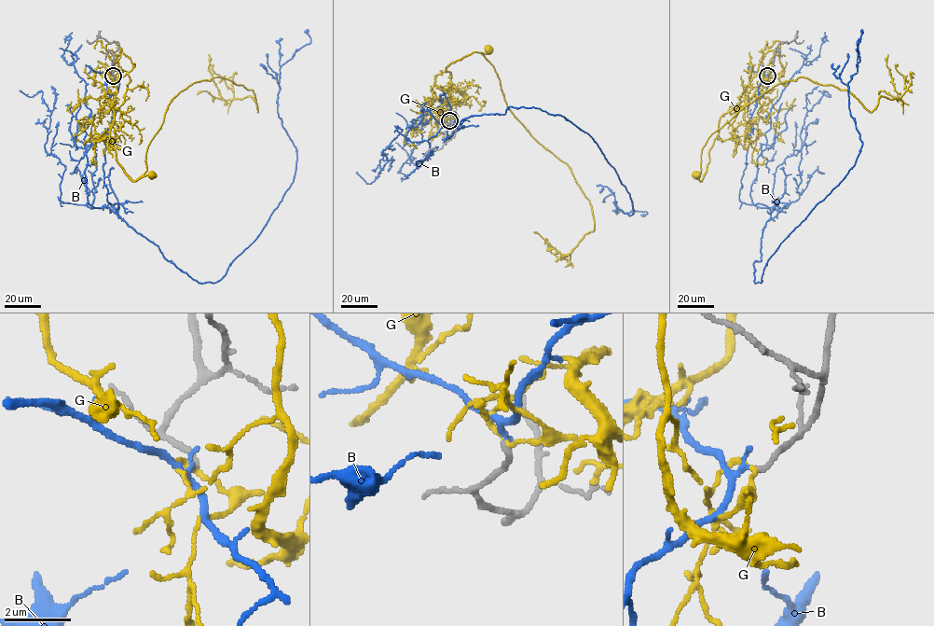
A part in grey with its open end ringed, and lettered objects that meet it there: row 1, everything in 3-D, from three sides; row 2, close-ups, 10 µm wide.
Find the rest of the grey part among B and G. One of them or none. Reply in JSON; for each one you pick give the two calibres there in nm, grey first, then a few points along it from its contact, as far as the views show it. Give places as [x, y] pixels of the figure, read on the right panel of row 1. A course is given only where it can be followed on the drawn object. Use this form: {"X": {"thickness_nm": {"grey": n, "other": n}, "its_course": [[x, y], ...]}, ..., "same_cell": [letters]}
{"B": {"thickness_nm": {"grey": 140, "other": 170}, "its_course": [[767, 76], [739, 190], [740, 201], [771, 211], [755, 283], [855, 164], [862, 142], [848, 82], [862, 30]]}, "same_cell": ["B"]}

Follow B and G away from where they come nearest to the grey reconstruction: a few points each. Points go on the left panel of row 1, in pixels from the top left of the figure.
B: (113, 76), (106, 201), (215, 283), (293, 181), (278, 93), (306, 30)
G: (114, 76), (118, 72), (115, 62), (109, 75), (116, 86), (110, 142), (116, 162), (132, 180), (152, 174)

